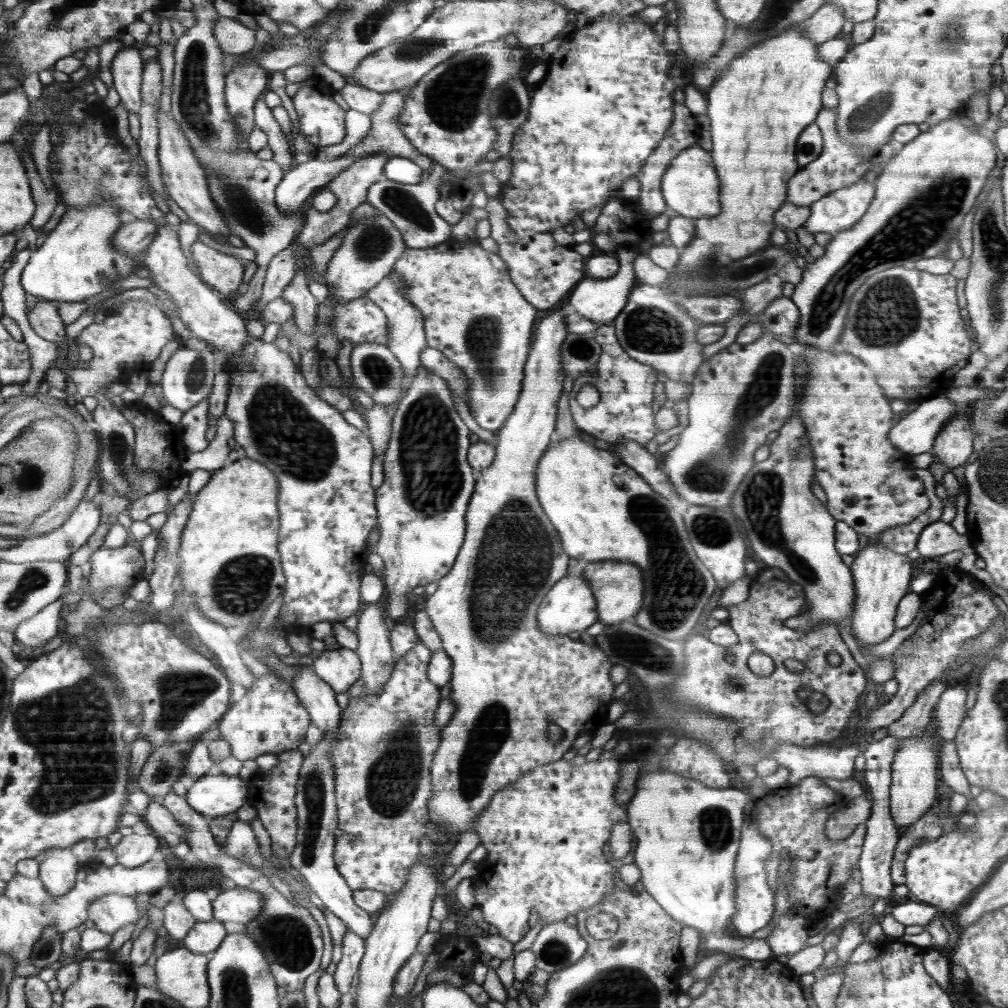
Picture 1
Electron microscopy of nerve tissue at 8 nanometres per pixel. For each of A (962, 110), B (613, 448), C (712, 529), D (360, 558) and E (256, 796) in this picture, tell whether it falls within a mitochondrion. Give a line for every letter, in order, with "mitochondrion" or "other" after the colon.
A: other
B: other
C: mitochondrion
D: other
E: other

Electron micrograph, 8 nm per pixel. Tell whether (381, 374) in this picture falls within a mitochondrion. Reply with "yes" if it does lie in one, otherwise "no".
yes

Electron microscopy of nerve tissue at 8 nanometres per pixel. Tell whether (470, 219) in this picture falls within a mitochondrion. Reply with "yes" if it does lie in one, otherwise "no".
no

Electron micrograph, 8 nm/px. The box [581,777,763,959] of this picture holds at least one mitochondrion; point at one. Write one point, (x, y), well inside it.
(715, 822)

